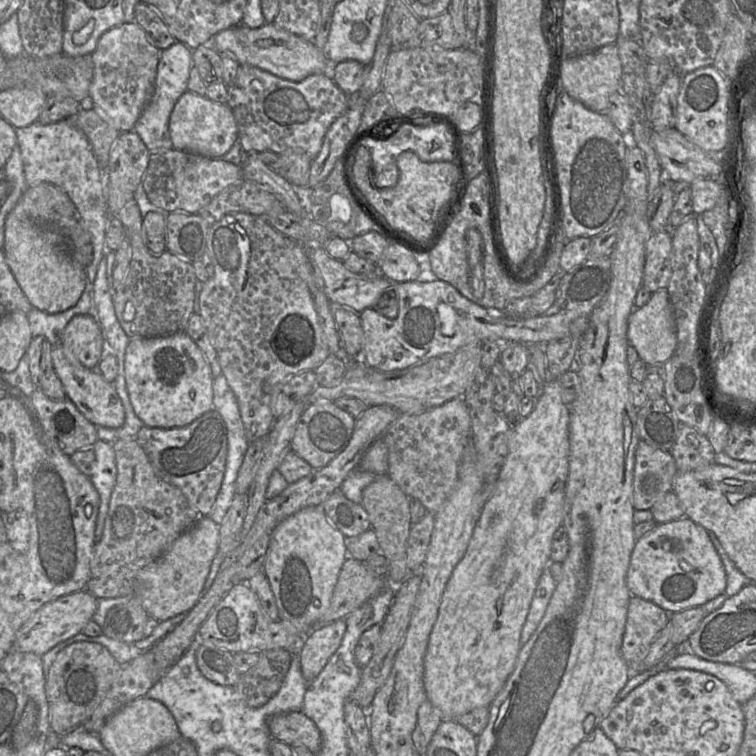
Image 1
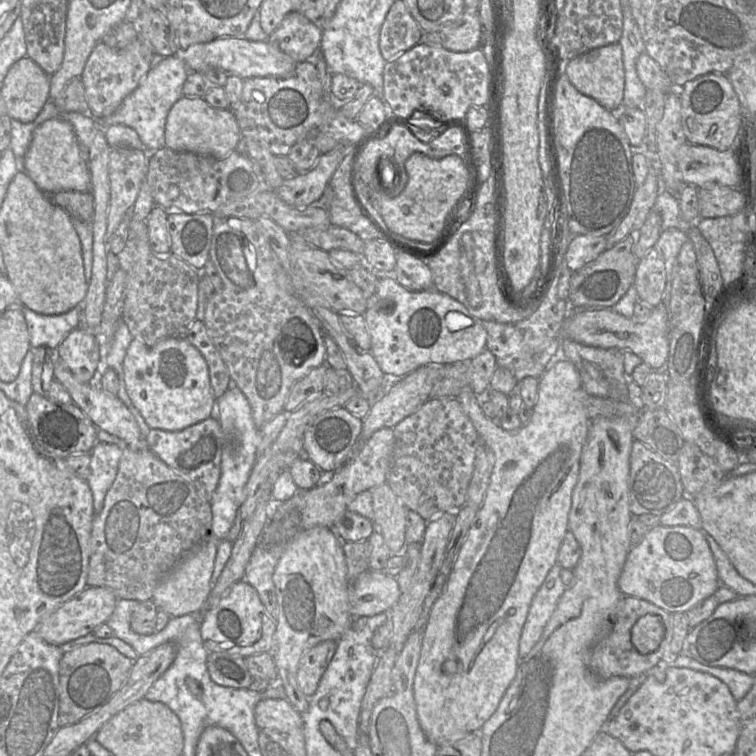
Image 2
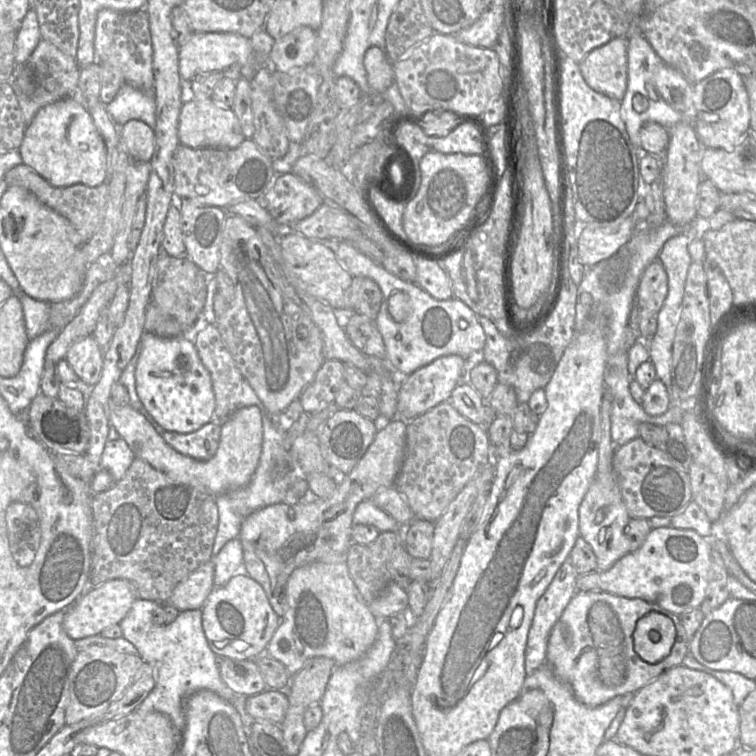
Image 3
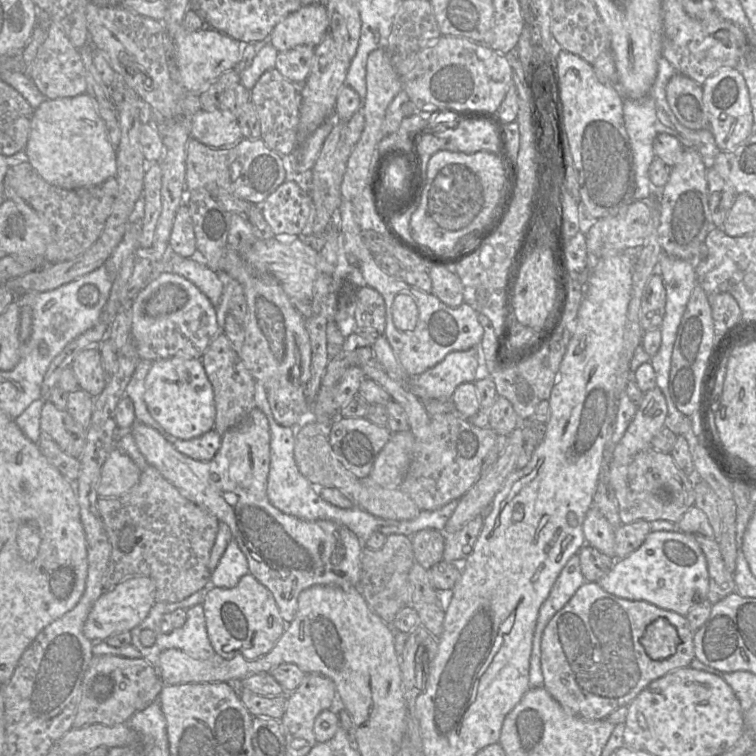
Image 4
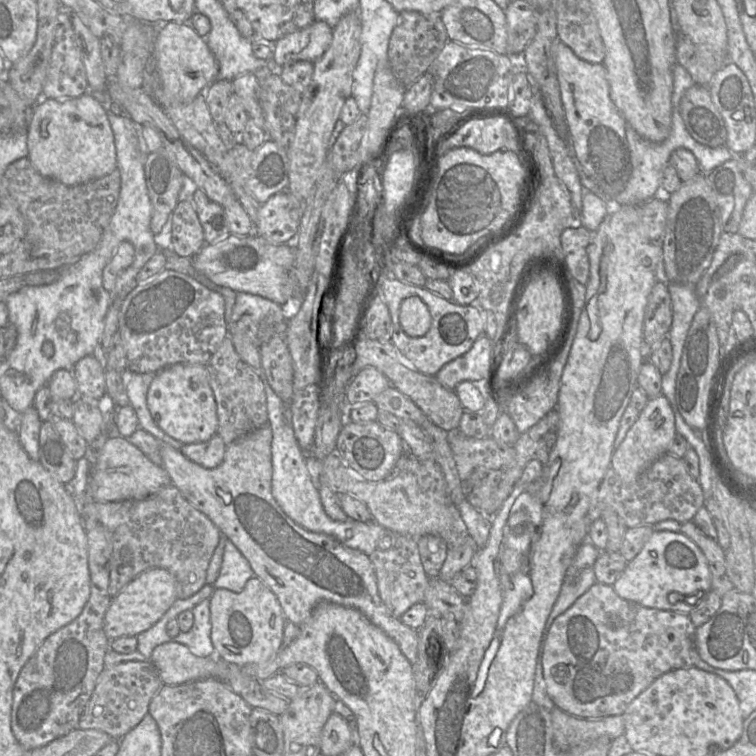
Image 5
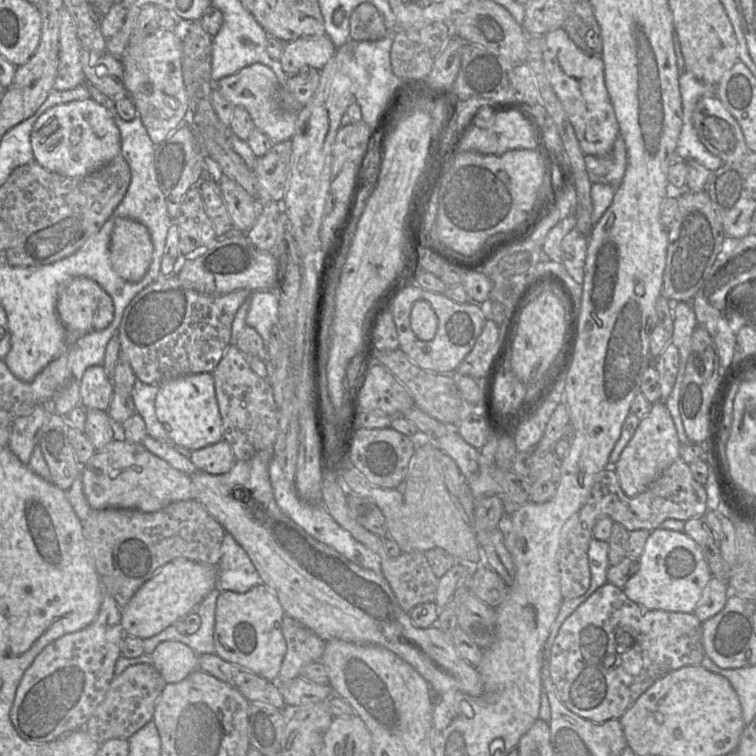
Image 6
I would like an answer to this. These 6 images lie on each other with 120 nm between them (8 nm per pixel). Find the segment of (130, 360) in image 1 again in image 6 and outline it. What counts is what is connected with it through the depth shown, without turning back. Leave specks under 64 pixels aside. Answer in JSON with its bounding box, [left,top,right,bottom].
[155,373,223,451]

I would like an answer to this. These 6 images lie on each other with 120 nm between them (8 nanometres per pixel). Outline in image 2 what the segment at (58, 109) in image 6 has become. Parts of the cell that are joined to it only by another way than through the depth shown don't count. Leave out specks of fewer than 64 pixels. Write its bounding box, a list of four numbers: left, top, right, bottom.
[23,118,91,193]

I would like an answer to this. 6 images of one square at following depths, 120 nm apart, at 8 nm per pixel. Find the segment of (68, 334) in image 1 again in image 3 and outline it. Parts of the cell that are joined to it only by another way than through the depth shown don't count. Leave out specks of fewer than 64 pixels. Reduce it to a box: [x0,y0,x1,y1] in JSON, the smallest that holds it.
[65,335,104,387]

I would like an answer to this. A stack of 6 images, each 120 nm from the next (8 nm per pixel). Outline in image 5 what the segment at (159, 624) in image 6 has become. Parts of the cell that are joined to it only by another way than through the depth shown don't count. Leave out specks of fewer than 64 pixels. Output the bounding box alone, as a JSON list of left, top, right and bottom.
[104,568,177,640]

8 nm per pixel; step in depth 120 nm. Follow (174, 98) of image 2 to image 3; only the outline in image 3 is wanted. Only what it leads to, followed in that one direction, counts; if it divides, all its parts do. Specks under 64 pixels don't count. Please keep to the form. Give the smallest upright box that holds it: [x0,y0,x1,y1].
[106,84,156,130]

